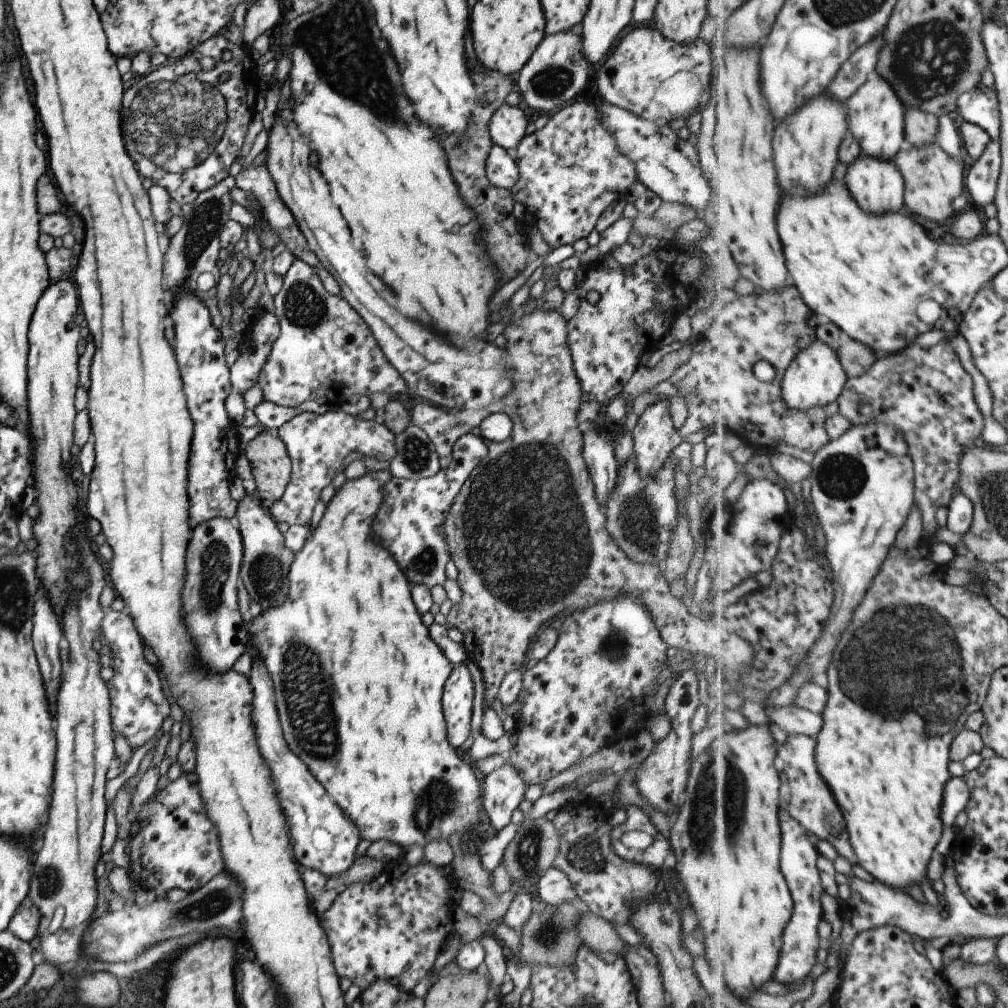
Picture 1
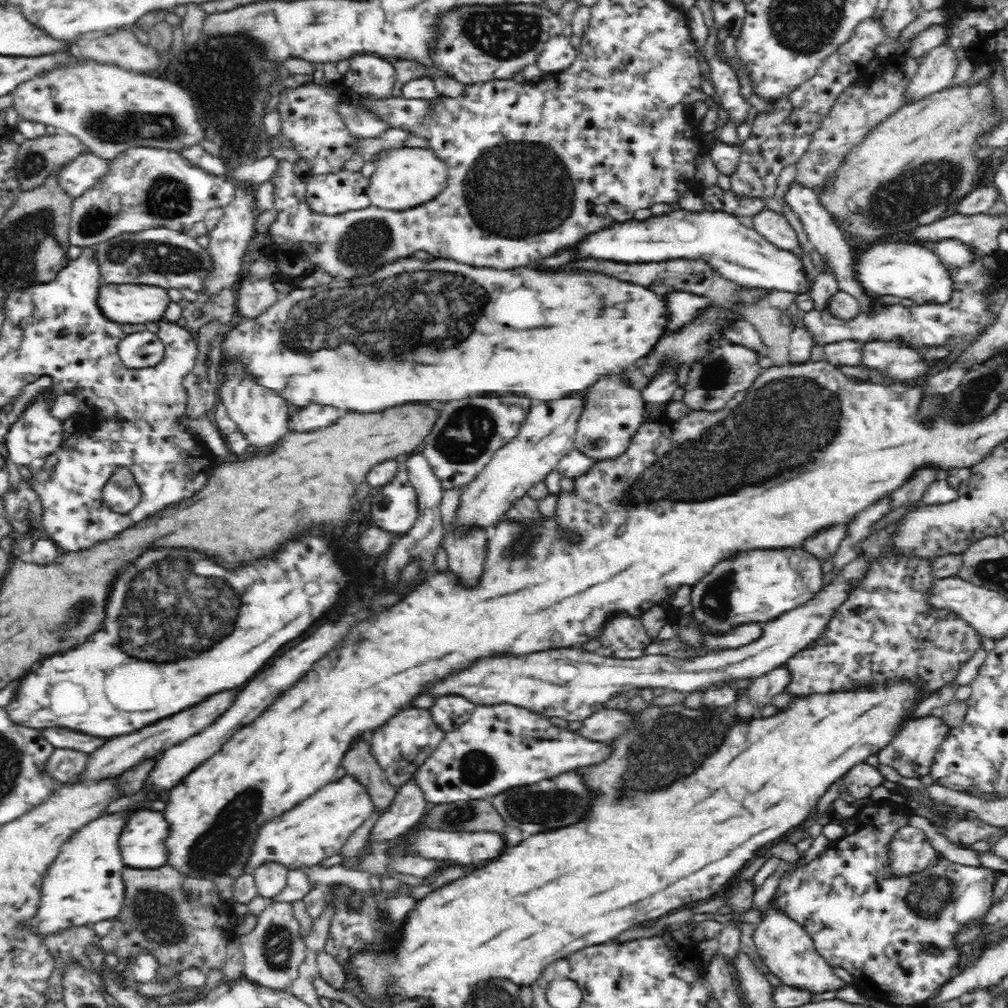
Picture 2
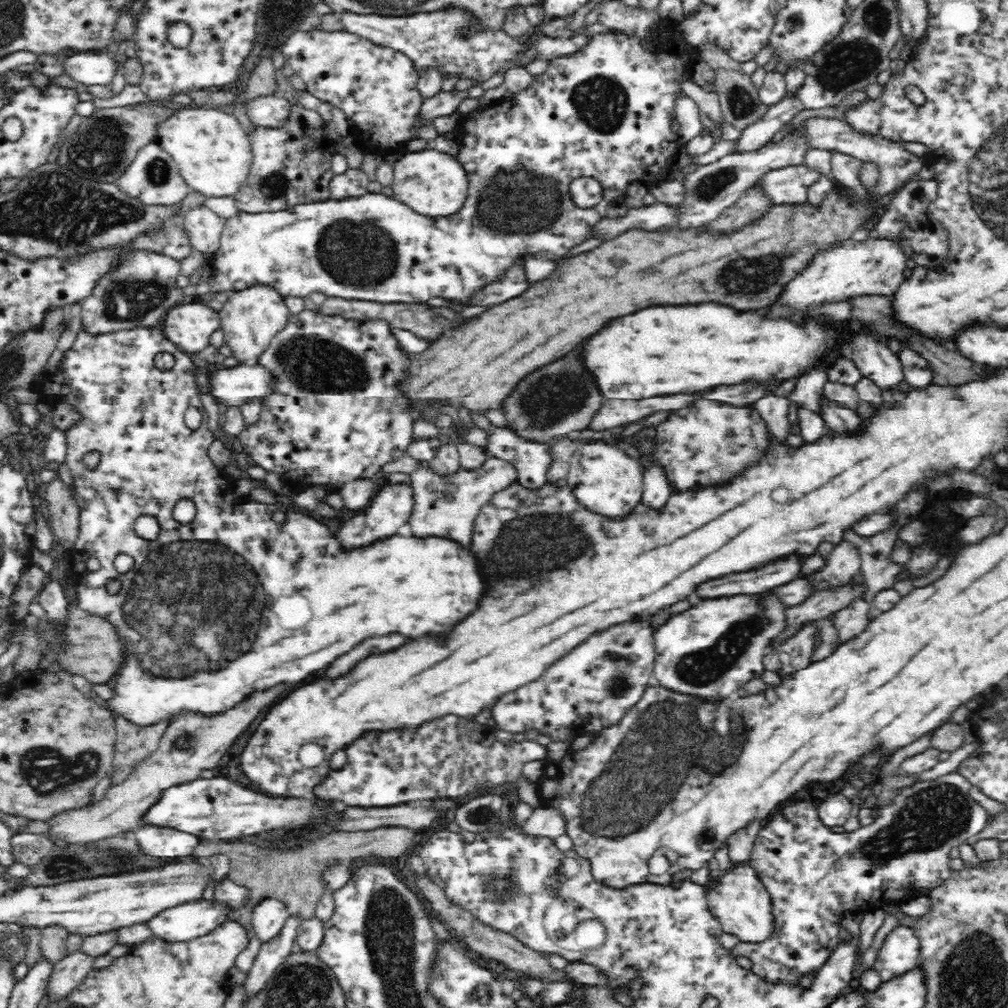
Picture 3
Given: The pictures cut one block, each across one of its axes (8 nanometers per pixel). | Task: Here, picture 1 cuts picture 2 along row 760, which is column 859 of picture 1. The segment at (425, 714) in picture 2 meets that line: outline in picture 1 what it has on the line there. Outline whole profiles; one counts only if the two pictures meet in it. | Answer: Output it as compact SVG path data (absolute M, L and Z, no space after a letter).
M947 339L925 352L923 346L913 344L899 354L887 356L875 363L863 376L849 378L842 396L838 398L840 412L853 425L864 425L870 422L885 423L896 426L903 431L910 455L914 460L916 476L916 502L920 506L924 518L923 540L931 544L930 536L939 528L937 526L937 510L947 507L953 500L953 492L960 479L960 458L966 448L975 446L975 440L982 436L986 418L983 418L973 392L973 380L965 373L961 360Z

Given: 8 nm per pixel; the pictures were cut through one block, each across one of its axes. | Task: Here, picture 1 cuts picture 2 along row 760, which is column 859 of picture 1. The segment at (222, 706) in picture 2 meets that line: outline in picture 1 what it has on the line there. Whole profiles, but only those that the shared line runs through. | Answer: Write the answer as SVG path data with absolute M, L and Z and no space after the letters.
M871 74L857 94L847 100L847 108L851 114L851 133L853 133L863 146L863 150L877 158L895 159L898 152L906 148L906 110L891 81L879 74Z

